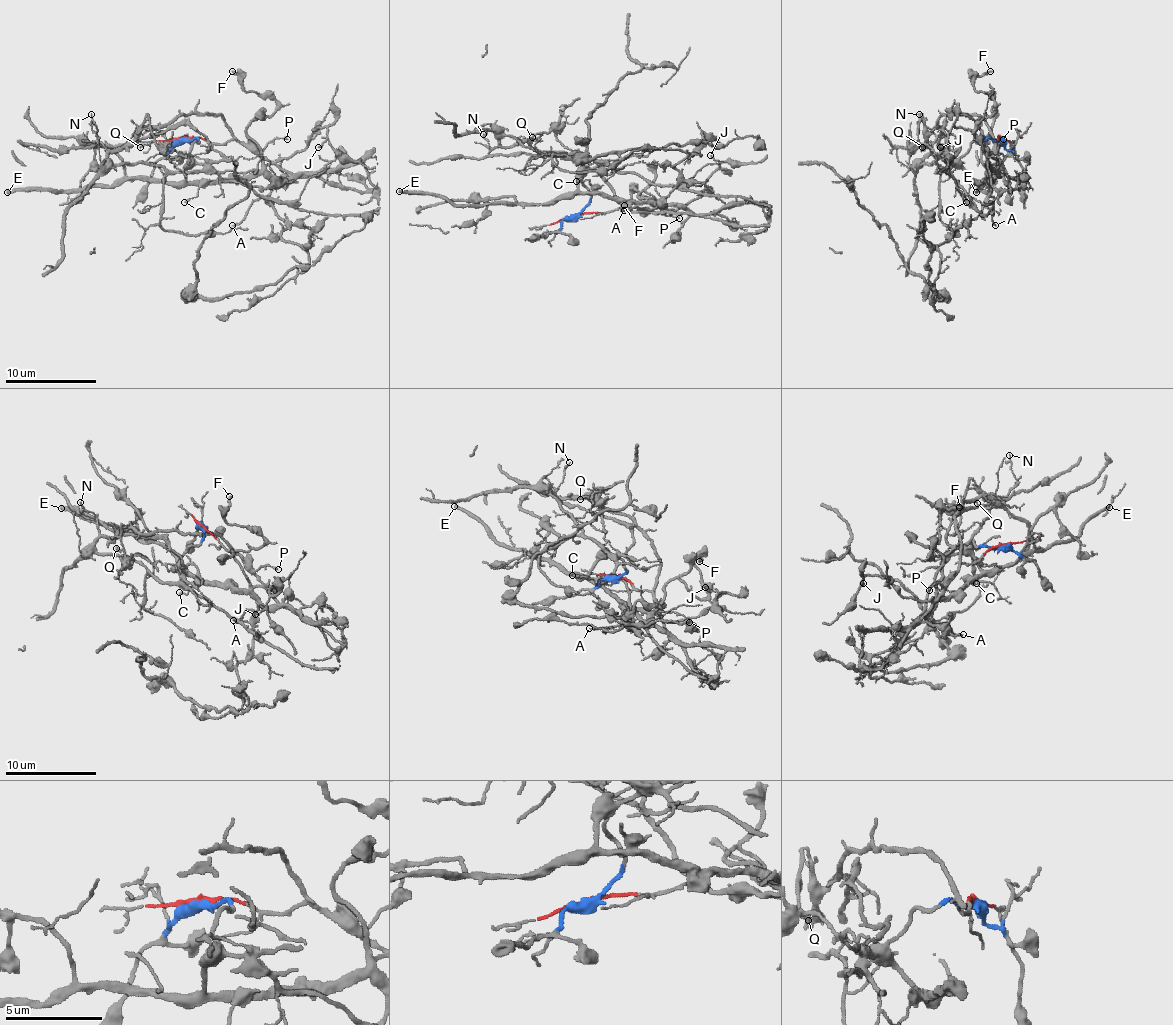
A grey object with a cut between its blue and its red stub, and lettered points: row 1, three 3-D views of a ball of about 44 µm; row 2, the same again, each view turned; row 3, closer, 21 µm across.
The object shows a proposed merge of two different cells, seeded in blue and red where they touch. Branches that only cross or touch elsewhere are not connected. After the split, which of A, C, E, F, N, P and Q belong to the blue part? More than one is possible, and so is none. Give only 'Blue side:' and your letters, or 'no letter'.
Blue side: A, C, E, F

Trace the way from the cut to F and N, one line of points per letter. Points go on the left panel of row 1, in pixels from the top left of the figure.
F: (181, 139), (197, 141), (190, 182), (229, 182), (261, 168), (249, 123), (277, 104), (231, 70)
N: (181, 139), (224, 143), (231, 129), (222, 116), (179, 116), (163, 125), (147, 125), (109, 150), (90, 114)

